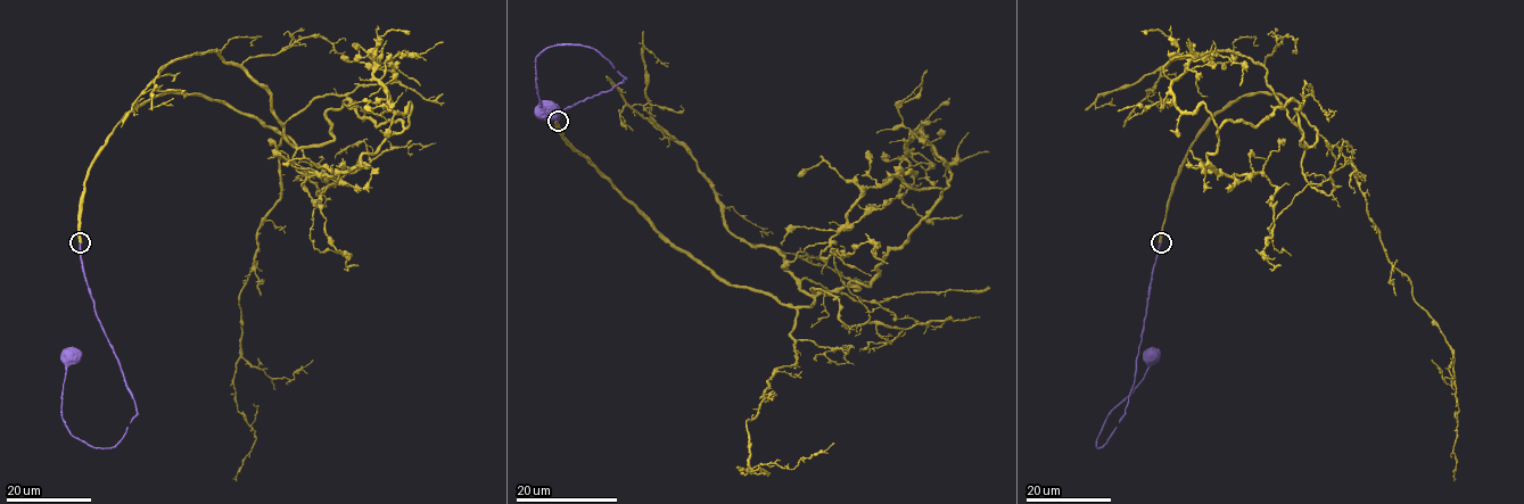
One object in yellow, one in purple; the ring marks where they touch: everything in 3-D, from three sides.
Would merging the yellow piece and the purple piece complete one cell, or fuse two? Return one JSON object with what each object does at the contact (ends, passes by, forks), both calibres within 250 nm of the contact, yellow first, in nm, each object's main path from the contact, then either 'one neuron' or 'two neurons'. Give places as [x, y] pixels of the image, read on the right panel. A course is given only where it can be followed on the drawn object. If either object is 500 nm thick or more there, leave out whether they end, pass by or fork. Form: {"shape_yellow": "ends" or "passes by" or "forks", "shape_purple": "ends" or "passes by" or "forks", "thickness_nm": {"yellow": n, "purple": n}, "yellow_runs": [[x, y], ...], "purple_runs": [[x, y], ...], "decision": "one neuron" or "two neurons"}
{"shape_yellow": "ends", "shape_purple": "ends", "thickness_nm": {"yellow": 400, "purple": 300}, "yellow_runs": [[1161, 241], [1196, 134], [1279, 93], [1316, 141], [1294, 100], [1226, 121], [1207, 156], [1274, 184], [1279, 266]], "purple_runs": [[1161, 242], [1135, 380], [1125, 414], [1111, 437], [1097, 448], [1109, 414], [1137, 385], [1153, 356]], "decision": "two neurons"}

